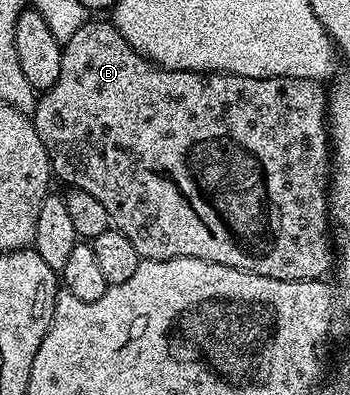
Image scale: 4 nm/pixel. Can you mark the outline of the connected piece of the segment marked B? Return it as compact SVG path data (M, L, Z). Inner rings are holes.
M89 21L69 37L69 41L62 44L61 53L61 77L48 90L38 96L33 122L37 129L37 137L41 137L41 145L45 145L45 153L49 153L51 169L56 180L68 183L68 188L89 193L89 197L97 197L101 205L105 205L105 213L109 213L111 226L125 237L129 237L133 249L137 249L140 259L175 259L181 257L193 257L201 261L213 261L217 265L229 265L233 269L241 269L249 273L257 273L261 277L273 277L274 279L288 279L289 281L301 281L302 279L323 279L326 271L333 267L333 235L329 230L329 176L333 170L333 159L329 154L329 120L327 117L328 92L324 84L317 79L302 79L301 77L269 77L258 79L257 77L241 77L240 75L225 75L222 73L208 73L205 71L171 71L167 67L161 67L151 62L121 37L121 33L115 28L114 22L95 23Z

